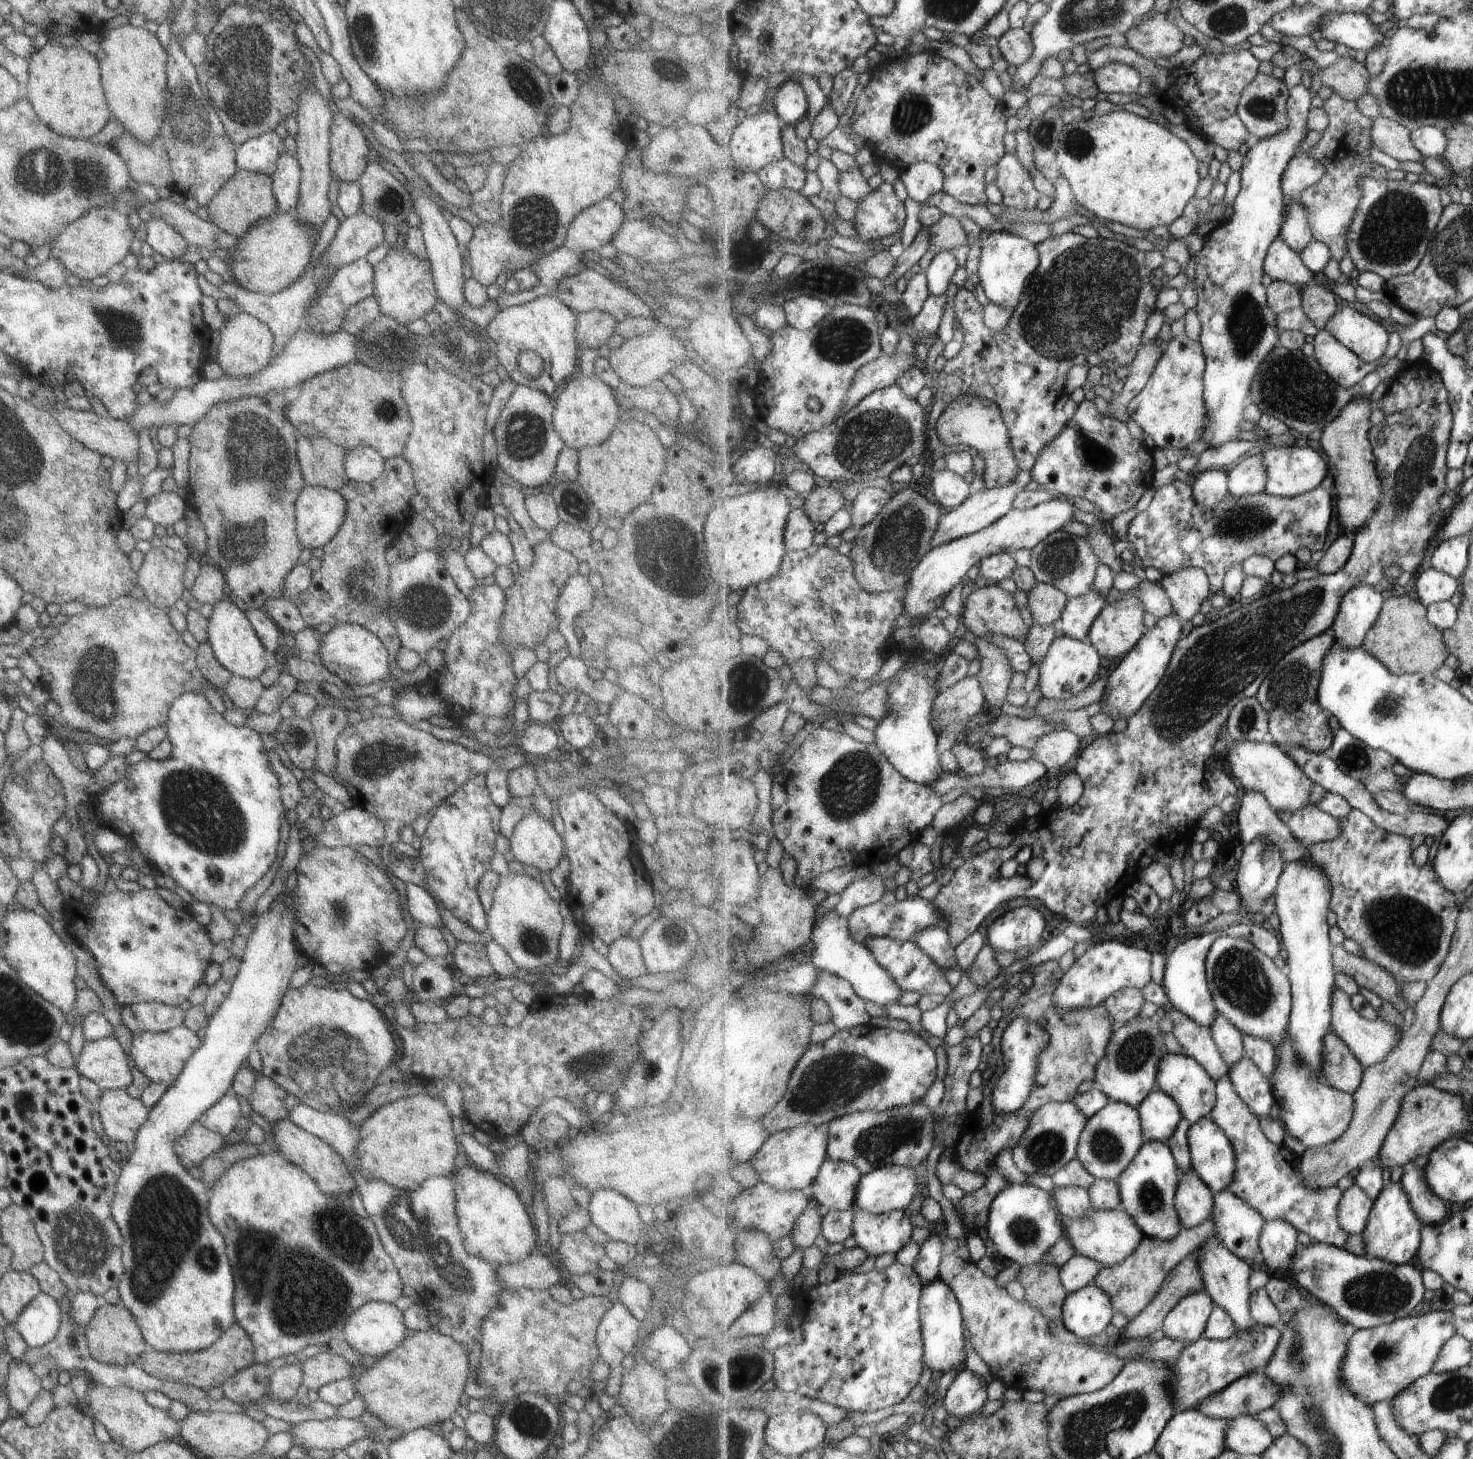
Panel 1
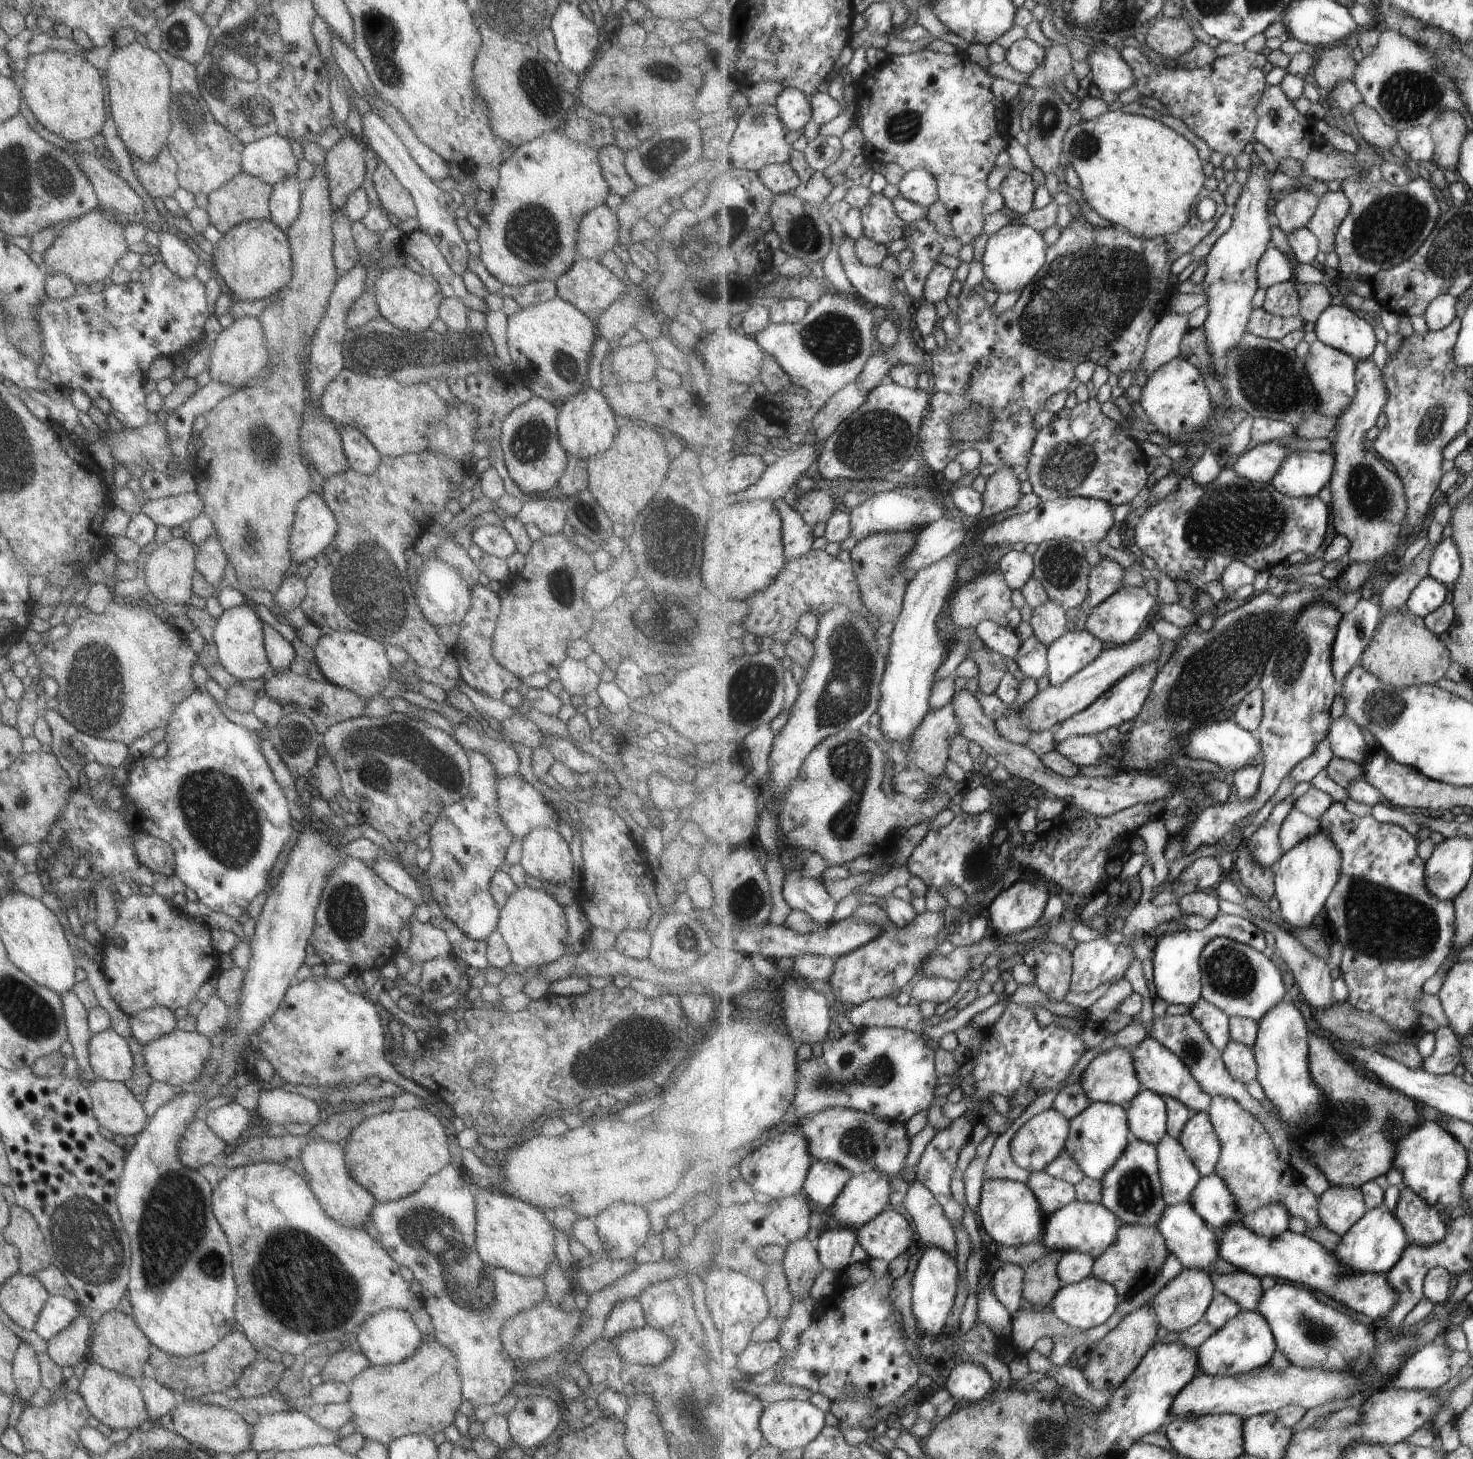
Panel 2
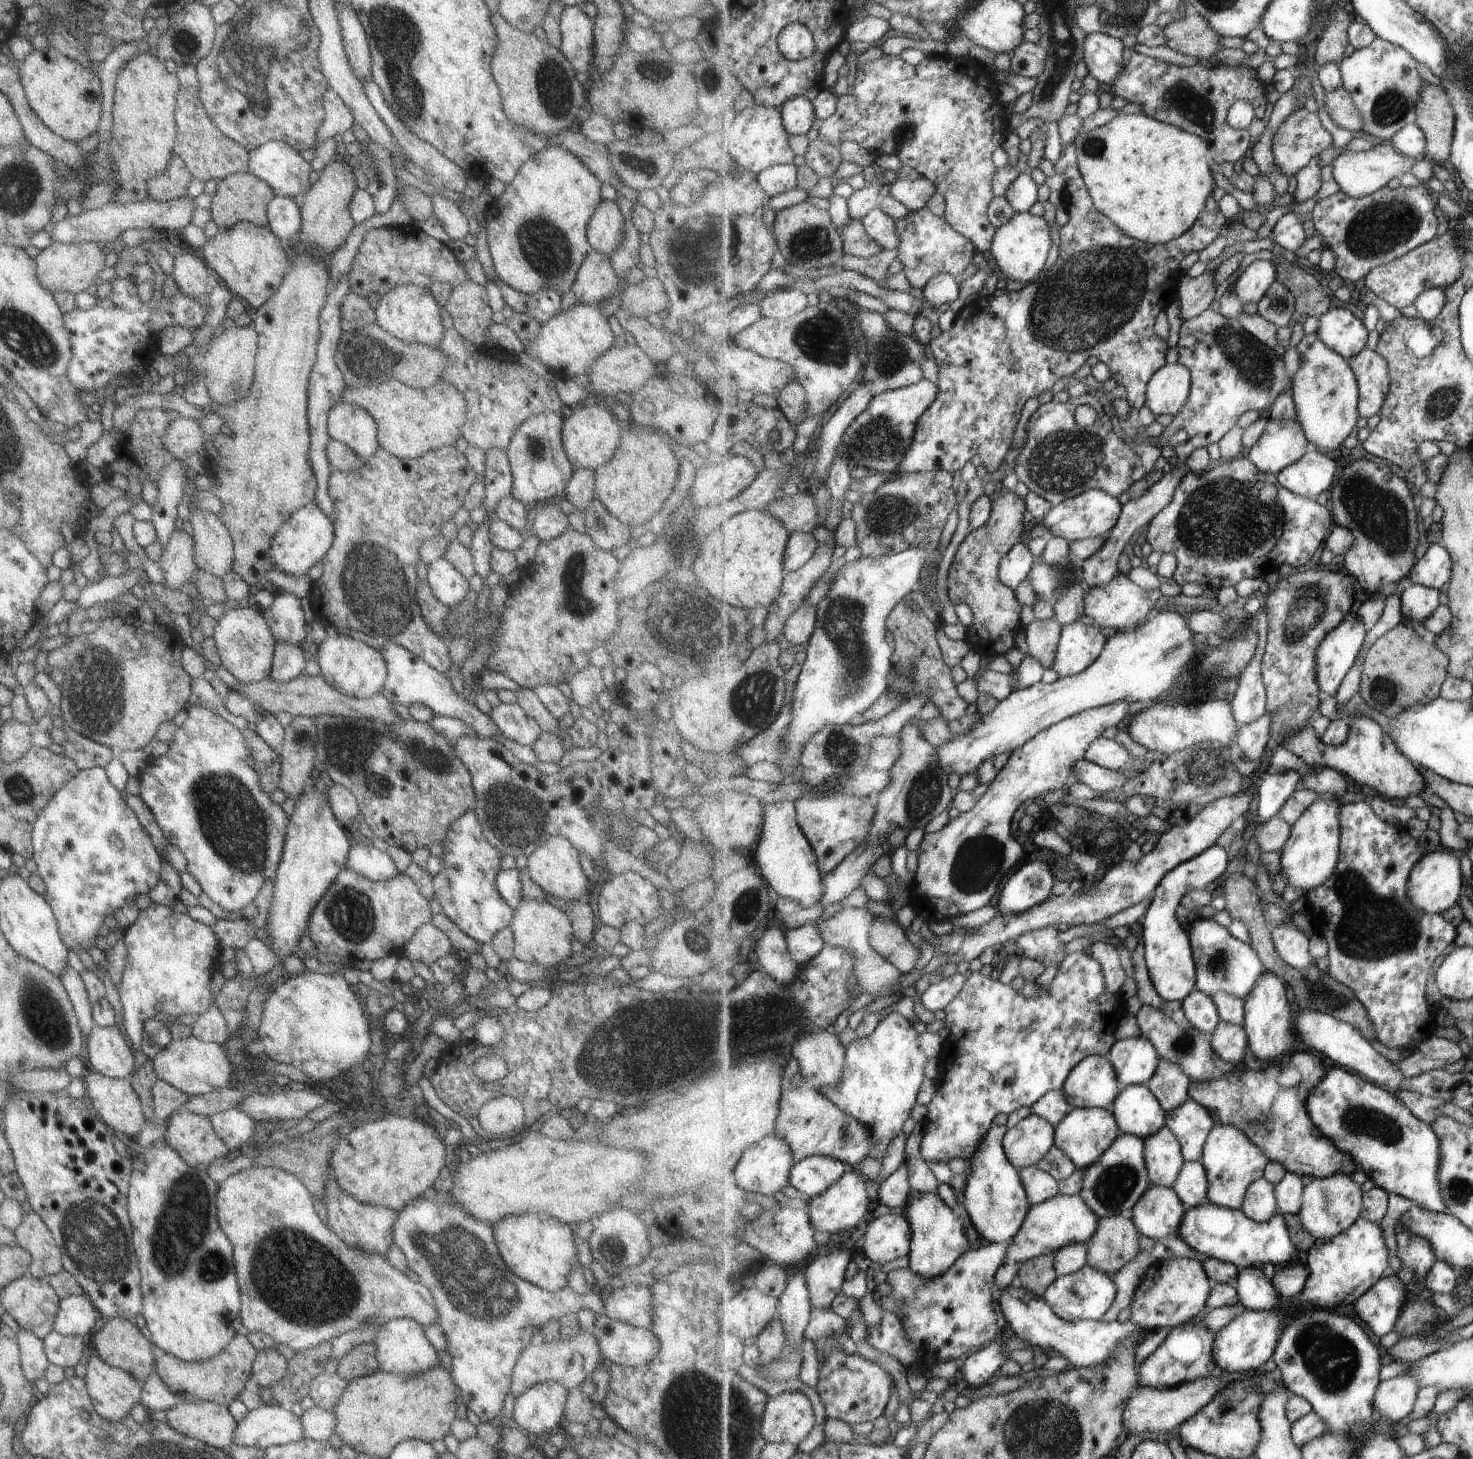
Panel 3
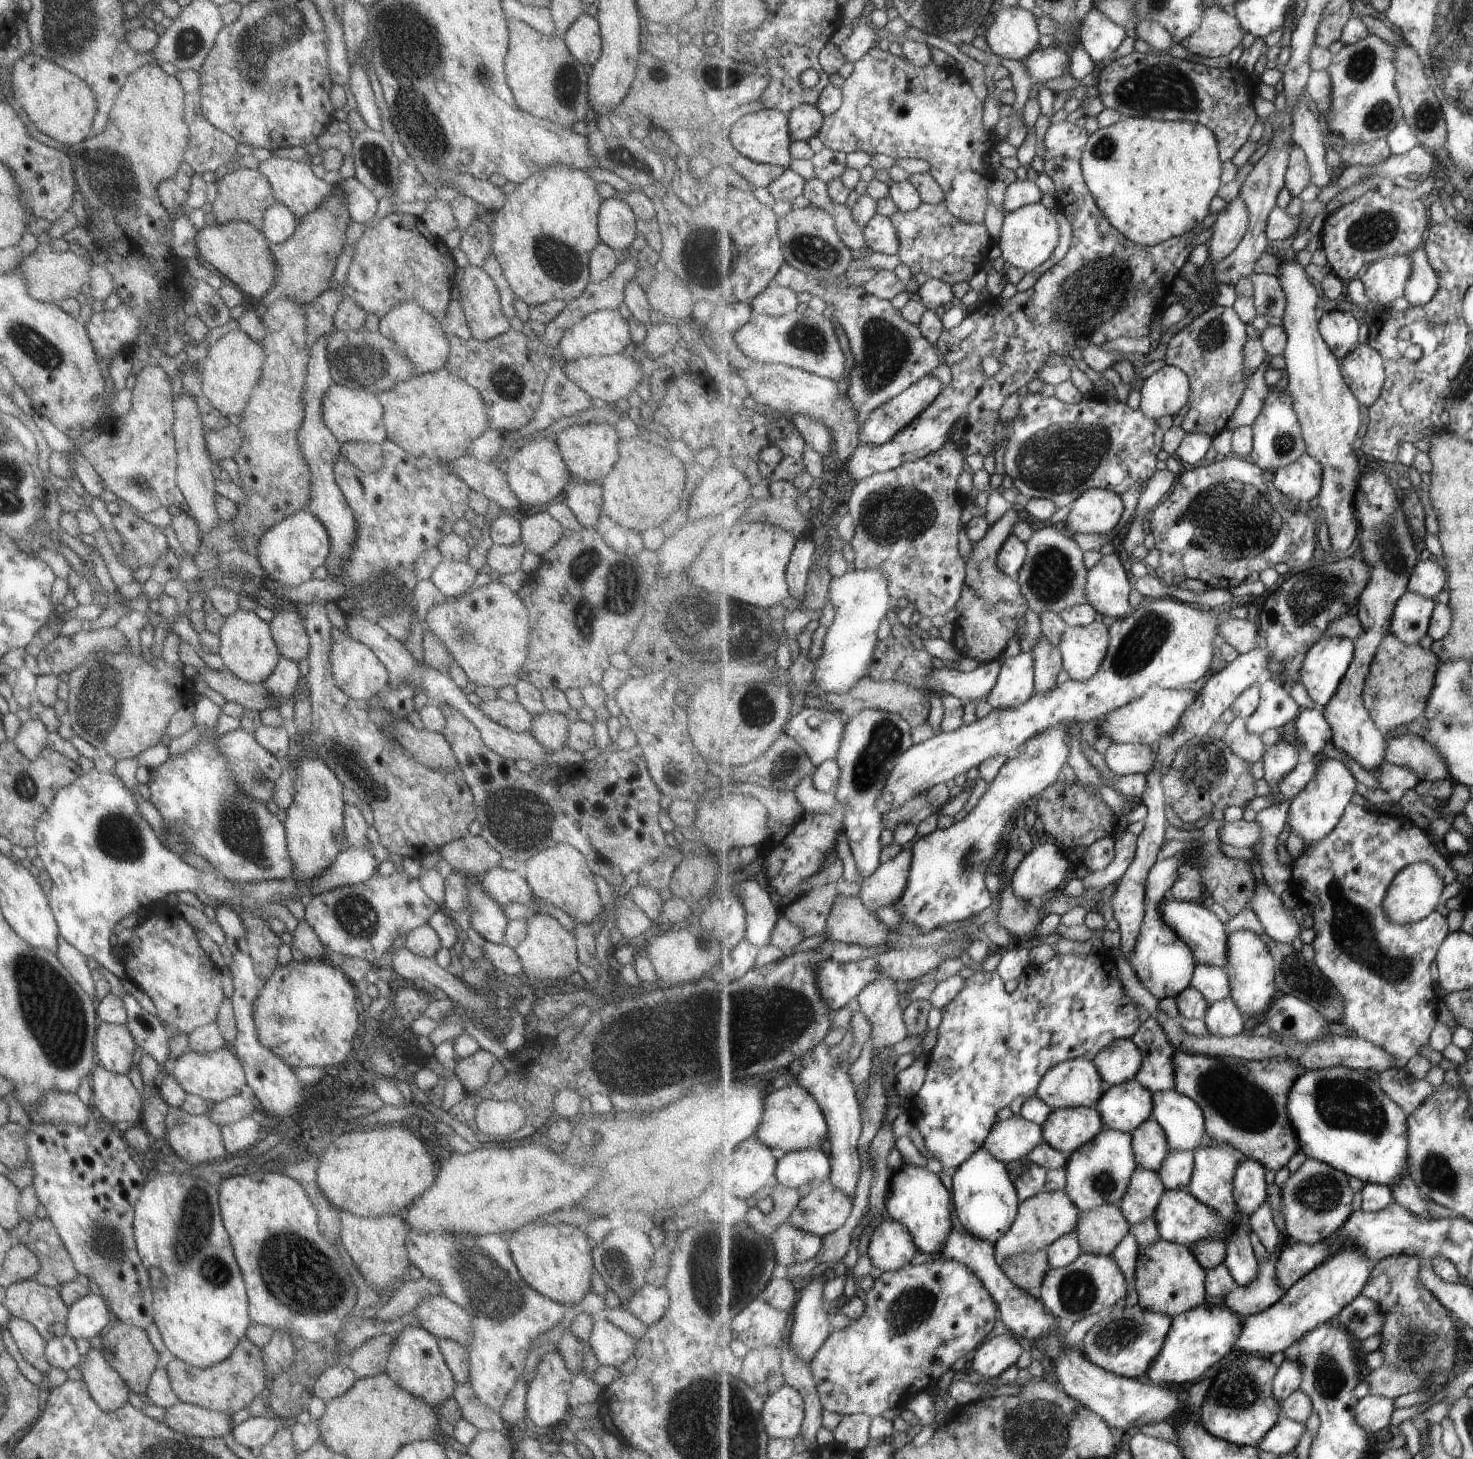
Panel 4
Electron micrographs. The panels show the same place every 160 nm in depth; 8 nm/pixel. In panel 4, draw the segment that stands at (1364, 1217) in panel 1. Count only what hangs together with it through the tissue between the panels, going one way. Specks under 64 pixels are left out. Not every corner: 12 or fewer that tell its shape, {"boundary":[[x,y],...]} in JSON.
{"boundary":[[1308,1157],[1281,1192],[1288,1239],[1314,1245],[1355,1212],[1348,1173]]}

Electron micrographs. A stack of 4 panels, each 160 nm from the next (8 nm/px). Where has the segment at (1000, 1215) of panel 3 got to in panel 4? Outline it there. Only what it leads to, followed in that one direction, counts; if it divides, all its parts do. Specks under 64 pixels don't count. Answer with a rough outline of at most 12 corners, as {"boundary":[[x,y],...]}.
{"boundary":[[983,1146],[951,1177],[963,1230],[996,1244],[1022,1203]]}

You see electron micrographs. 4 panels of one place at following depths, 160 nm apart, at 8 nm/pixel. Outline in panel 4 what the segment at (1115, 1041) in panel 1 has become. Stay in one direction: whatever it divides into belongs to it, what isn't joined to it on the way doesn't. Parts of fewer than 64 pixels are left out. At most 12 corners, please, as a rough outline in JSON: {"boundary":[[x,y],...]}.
{"boundary":[[1086,1058],[1049,1070],[1036,1095],[1054,1110],[1094,1108],[1108,1086]]}

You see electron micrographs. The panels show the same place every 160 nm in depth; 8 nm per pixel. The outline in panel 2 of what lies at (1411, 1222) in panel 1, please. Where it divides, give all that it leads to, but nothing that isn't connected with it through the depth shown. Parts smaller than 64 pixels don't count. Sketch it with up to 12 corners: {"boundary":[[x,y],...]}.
{"boundary":[[1382,1205],[1333,1252],[1347,1271],[1387,1275],[1409,1244]]}

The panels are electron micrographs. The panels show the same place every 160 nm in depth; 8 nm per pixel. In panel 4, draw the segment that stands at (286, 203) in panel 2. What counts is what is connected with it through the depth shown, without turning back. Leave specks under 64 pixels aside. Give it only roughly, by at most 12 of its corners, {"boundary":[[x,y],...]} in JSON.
{"boundary":[[273,203],[262,214],[261,234],[269,245],[291,236],[297,219]]}

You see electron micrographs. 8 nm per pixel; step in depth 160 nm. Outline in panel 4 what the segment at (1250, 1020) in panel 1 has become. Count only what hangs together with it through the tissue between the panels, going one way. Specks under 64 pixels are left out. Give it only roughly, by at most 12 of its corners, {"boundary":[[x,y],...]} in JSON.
{"boundary":[[1163,899],[1165,922],[1198,963],[1228,969],[1228,931],[1209,908]]}

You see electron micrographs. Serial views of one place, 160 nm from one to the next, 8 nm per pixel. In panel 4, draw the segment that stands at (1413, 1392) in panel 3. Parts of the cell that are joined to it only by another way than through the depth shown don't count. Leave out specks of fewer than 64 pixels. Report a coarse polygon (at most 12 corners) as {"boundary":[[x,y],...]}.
{"boundary":[[1368,1394],[1352,1406],[1356,1421],[1375,1434],[1389,1426],[1392,1400]]}

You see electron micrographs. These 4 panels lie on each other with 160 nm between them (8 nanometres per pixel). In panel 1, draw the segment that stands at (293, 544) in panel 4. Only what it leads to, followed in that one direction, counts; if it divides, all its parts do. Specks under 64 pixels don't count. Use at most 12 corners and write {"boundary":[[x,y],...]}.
{"boundary":[[305,484],[295,499],[297,540],[332,539],[346,506],[336,490]]}

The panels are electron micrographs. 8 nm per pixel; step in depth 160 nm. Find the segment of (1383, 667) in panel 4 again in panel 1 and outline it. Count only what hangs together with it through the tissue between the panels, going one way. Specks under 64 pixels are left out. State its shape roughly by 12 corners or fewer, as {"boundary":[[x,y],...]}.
{"boundary":[[1384,600],[1363,648],[1396,675],[1434,674],[1450,650],[1427,607]]}

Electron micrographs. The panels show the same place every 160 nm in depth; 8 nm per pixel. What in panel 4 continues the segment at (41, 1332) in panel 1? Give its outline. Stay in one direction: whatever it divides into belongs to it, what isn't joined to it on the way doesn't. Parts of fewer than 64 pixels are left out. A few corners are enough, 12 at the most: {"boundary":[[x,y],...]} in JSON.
{"boundary":[[93,1291],[67,1307],[66,1334],[91,1339],[111,1315]]}

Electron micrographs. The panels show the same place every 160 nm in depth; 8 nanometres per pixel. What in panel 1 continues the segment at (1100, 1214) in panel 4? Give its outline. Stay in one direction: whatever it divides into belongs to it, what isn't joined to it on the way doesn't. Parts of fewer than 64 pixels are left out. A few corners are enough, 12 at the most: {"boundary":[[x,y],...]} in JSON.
{"boundary":[[1211,1218],[1162,1241],[1144,1234],[1095,1282],[1131,1320],[1174,1268],[1217,1234]]}

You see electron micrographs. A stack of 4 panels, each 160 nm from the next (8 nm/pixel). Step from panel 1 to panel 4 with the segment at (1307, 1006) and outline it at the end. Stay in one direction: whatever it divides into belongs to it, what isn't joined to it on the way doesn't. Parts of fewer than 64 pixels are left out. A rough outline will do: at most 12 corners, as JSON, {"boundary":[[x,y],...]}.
{"boundary":[[1325,756],[1291,800],[1305,843],[1333,832],[1357,793],[1349,762]]}

